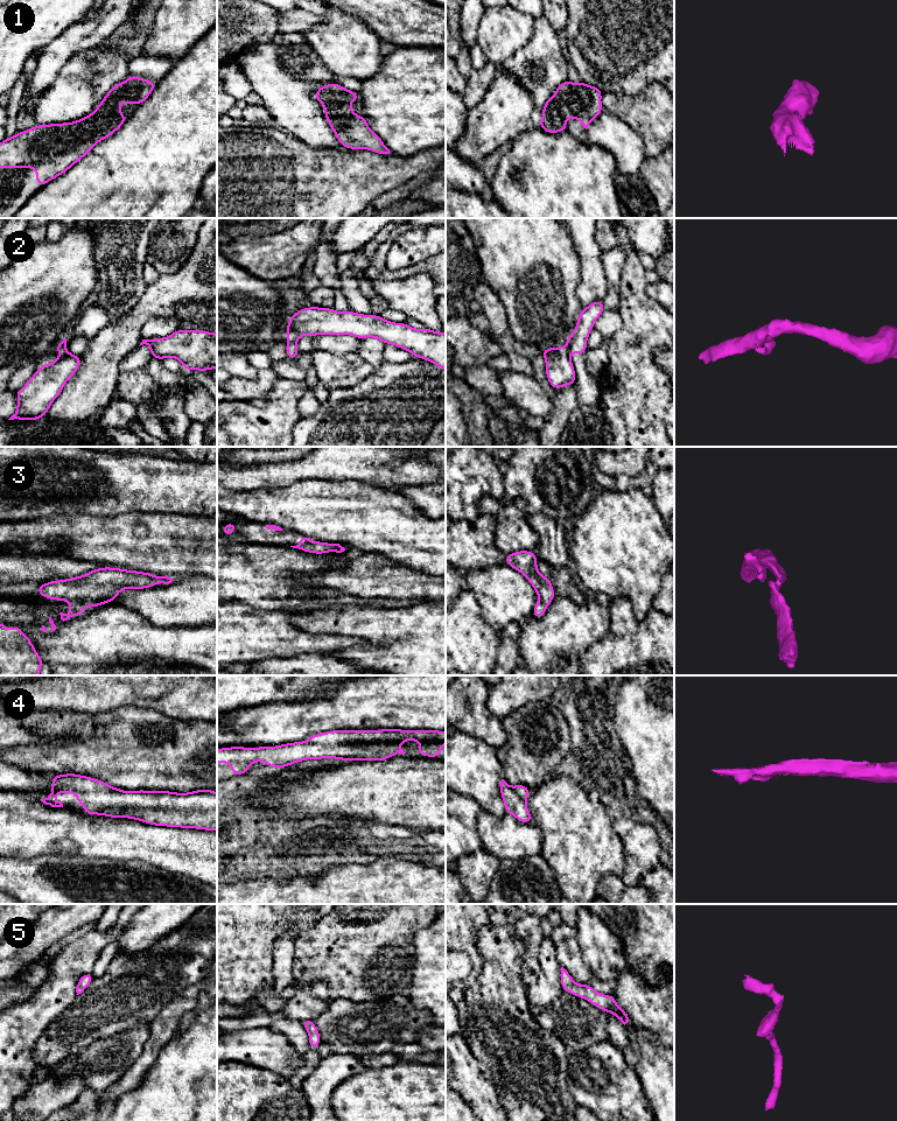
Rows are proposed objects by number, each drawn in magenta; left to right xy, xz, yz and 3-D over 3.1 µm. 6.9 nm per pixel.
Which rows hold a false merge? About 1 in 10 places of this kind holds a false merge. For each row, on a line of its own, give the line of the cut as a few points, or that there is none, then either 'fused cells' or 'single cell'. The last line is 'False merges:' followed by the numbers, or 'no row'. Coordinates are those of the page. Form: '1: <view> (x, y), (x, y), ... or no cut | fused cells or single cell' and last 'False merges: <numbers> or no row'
1: no cut | single cell
2: xz (287, 336), (295, 341) | fused cells
3: no cut | single cell
4: no cut | single cell
5: no cut | single cell
False merges: 2

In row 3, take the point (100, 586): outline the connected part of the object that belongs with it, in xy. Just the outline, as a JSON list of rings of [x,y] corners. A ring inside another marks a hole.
[[[103,567],[82,576],[47,582],[35,590],[45,598],[70,602],[69,614],[59,612],[64,622],[82,616],[85,605],[93,609],[111,603],[122,589],[146,589],[160,582],[169,584],[173,580],[145,572]]]

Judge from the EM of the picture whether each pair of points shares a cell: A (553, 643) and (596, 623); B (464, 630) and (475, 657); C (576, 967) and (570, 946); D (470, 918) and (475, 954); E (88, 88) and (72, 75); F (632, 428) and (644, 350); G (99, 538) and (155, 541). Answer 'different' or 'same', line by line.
A: same
B: same
C: same
D: same
E: same
F: same
G: same

